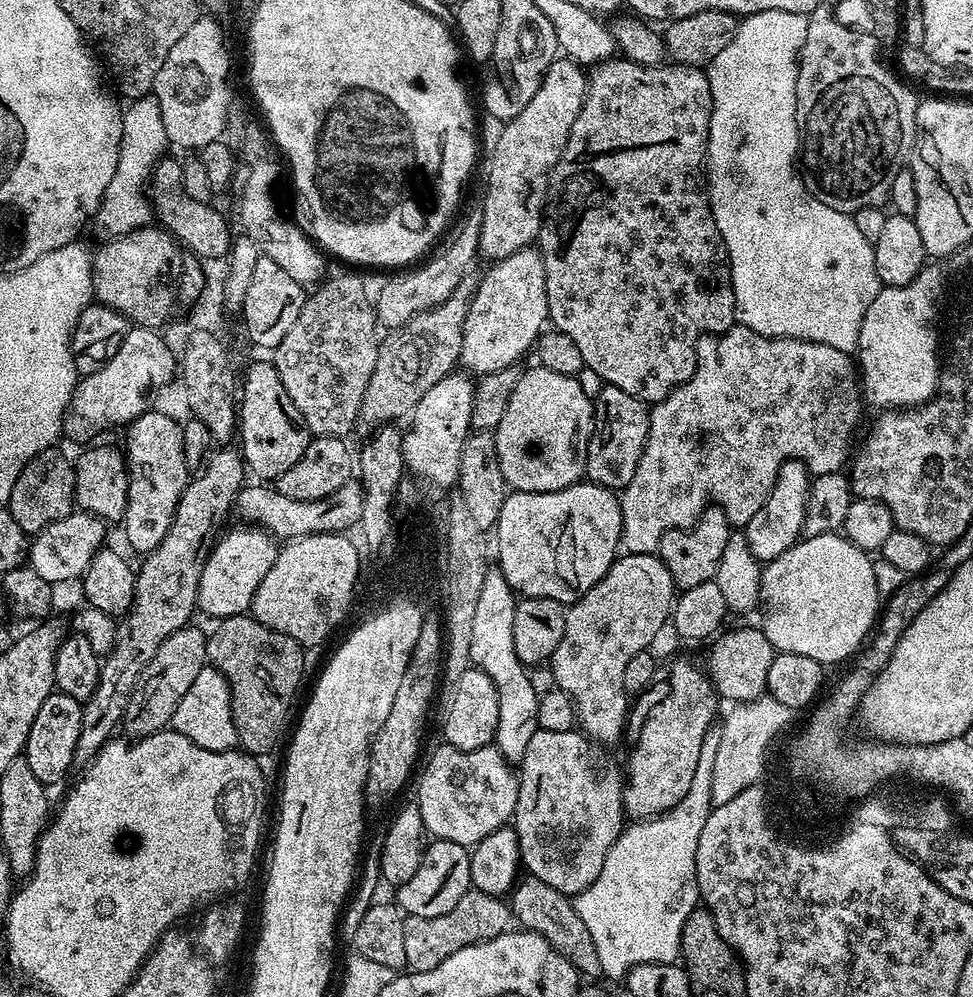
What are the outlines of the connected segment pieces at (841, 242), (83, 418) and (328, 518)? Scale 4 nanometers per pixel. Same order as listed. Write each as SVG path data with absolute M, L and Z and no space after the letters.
M790 10L755 12L753 16L745 16L737 23L734 38L730 38L730 42L726 42L726 46L712 59L711 64L707 65L712 95L712 117L706 153L706 191L714 214L714 222L722 234L722 242L728 251L728 265L732 271L732 289L739 323L763 336L822 342L826 346L834 346L834 350L852 354L856 352L858 330L862 330L862 318L866 318L866 309L870 307L870 302L874 302L882 285L878 278L878 266L874 266L873 241L862 238L862 233L858 230L858 226L854 226L849 213L830 210L830 206L818 202L818 198L814 198L808 191L798 172L796 176L798 153L802 148L796 106L796 66L800 59L800 47L806 38L807 25L807 15L794 14Z
M129 327L126 338L122 338L122 346L118 346L118 354L114 354L102 370L94 370L94 374L77 383L64 415L65 437L69 436L79 446L87 445L97 439L99 432L119 424L127 426L155 405L152 403L156 395L178 372L177 353L172 353L171 346L159 335L161 333L154 328Z
M349 482L334 494L322 498L318 502L298 502L294 498L286 498L275 486L245 486L236 495L235 511L240 511L241 521L255 526L268 533L280 542L297 540L303 536L317 536L323 532L343 533L359 521L364 509L365 491L359 483Z

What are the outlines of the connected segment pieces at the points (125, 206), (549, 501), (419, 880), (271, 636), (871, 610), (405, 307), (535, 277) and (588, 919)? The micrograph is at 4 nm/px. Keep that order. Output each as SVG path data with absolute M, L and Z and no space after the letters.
M149 94L131 101L122 112L122 142L118 154L118 166L114 166L114 178L106 186L104 201L98 206L94 217L96 236L100 242L118 239L139 228L151 225L154 213L146 189L149 187L156 163L165 159L170 145L166 126L162 126L162 110L155 95Z
M581 482L570 486L566 490L554 490L553 492L513 492L509 491L502 502L502 510L498 514L494 525L496 532L496 542L494 538L494 556L500 559L498 571L504 575L506 582L512 587L512 591L521 597L527 598L550 598L554 602L565 606L571 606L576 601L581 600L586 594L586 590L594 587L610 570L610 566L616 561L618 553L621 551L620 535L622 534L622 510L620 509L620 497L613 489L603 488L601 484L591 482Z
M433 839L425 847L422 862L418 862L418 871L411 876L410 882L401 884L395 889L396 907L405 917L438 918L438 914L450 914L450 910L458 906L462 894L466 894L472 888L471 861L472 853L465 845Z
M251 614L228 616L215 626L217 628L208 636L208 664L217 668L230 686L239 747L249 756L261 758L267 752L274 751L284 736L284 727L288 724L288 715L292 712L292 703L296 700L296 691L299 690L300 679L304 676L305 649L294 638L275 632L267 624L258 622Z
M827 532L821 536L809 536L801 539L786 554L778 558L767 561L763 565L760 574L760 602L759 607L764 608L764 624L762 631L766 634L768 641L772 643L776 652L789 652L790 654L802 654L806 658L814 658L818 663L825 666L840 664L843 660L851 661L853 657L861 651L862 645L869 639L874 625L878 620L878 613L882 608L882 597L878 594L878 586L874 586L874 570L872 569L873 557L867 552L863 552L858 546L854 546L850 541L835 532Z
M472 210L472 213L465 218L464 225L453 234L452 241L433 260L425 259L423 263L416 266L421 266L421 268L413 267L411 269L413 272L409 276L400 276L397 280L390 281L380 293L375 293L374 305L377 321L385 329L398 330L419 312L428 312L431 308L436 308L442 302L446 302L446 298L450 298L450 294L458 290L458 282L462 282L462 278L469 275L471 268L468 267L478 260L479 250L480 214L479 211Z
M529 246L518 250L495 261L489 268L492 269L477 283L462 330L460 364L465 373L476 372L477 377L494 370L511 368L520 362L516 360L533 351L536 341L549 323L546 266L542 262L539 247Z
M713 726L706 738L702 738L698 767L694 770L690 790L686 790L682 802L660 816L653 816L651 820L629 823L614 846L610 846L606 862L602 862L602 874L598 874L591 886L574 898L578 918L582 918L586 930L590 930L590 938L594 938L594 950L598 950L600 971L605 977L608 975L612 980L623 981L629 970L639 964L674 964L681 959L682 926L700 900L696 881L698 838L702 835L702 825L706 823L706 818L710 818L713 809L714 758L717 757L722 734L720 726Z

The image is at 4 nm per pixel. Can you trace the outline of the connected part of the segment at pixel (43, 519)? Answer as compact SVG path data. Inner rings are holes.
M53 446L42 450L42 454L30 458L30 462L26 462L26 470L22 470L22 474L18 474L18 482L14 482L14 490L10 490L10 498L6 507L8 513L14 518L14 522L18 522L18 526L23 532L29 534L41 532L46 526L66 518L76 508L76 495L74 494L76 470L70 456L68 460L67 454L59 452L58 449L59 447Z

